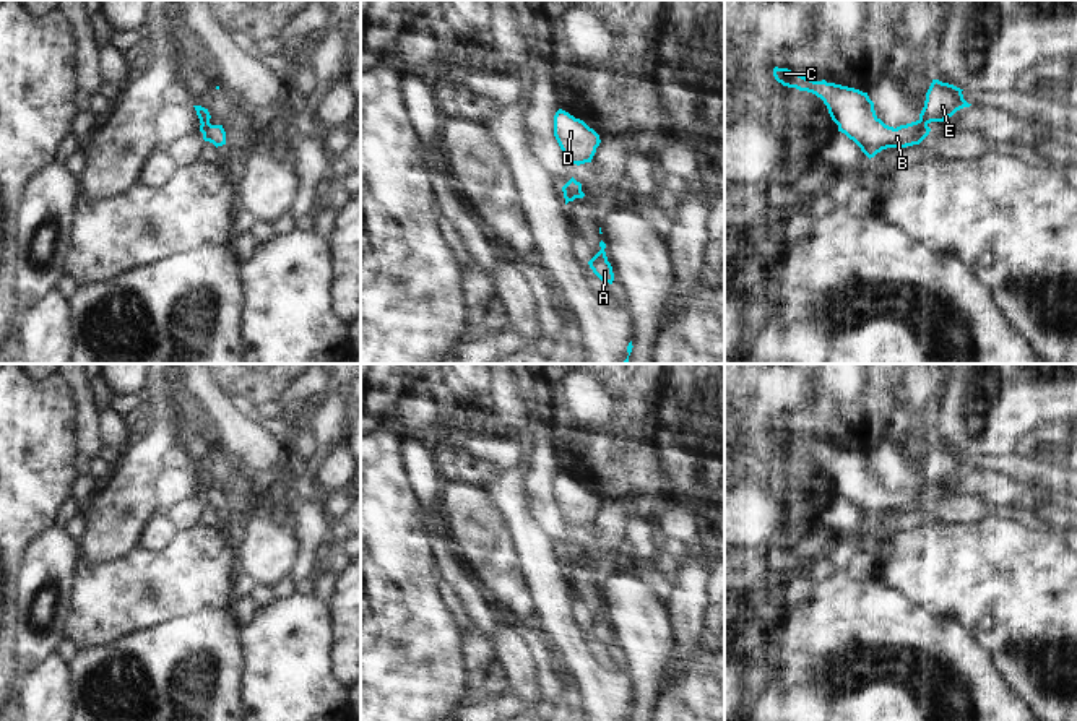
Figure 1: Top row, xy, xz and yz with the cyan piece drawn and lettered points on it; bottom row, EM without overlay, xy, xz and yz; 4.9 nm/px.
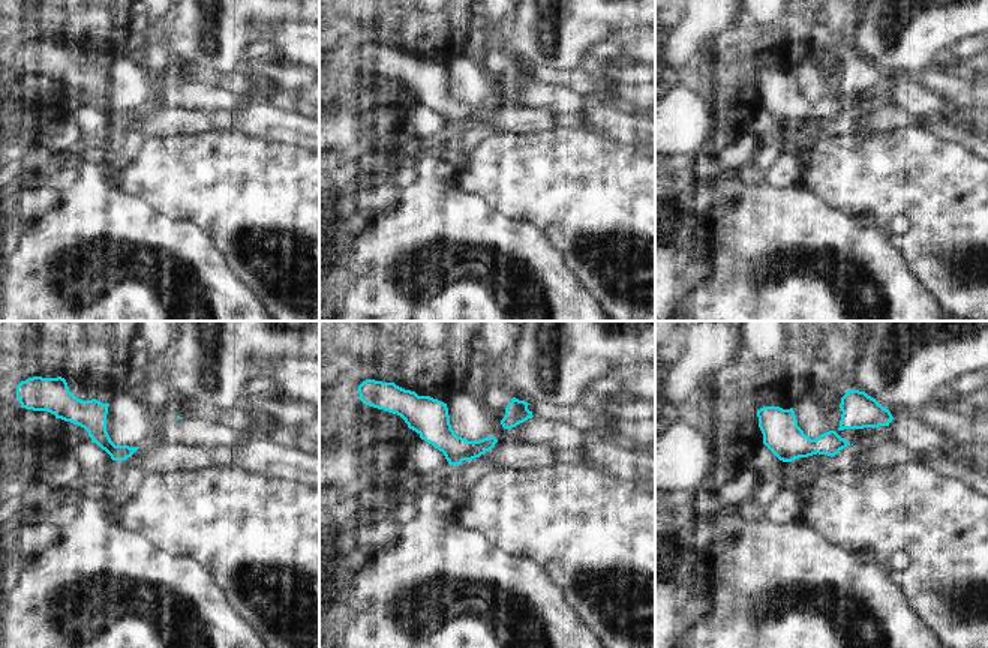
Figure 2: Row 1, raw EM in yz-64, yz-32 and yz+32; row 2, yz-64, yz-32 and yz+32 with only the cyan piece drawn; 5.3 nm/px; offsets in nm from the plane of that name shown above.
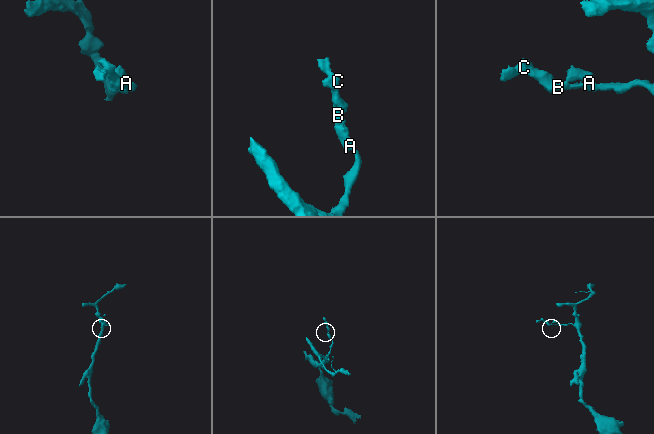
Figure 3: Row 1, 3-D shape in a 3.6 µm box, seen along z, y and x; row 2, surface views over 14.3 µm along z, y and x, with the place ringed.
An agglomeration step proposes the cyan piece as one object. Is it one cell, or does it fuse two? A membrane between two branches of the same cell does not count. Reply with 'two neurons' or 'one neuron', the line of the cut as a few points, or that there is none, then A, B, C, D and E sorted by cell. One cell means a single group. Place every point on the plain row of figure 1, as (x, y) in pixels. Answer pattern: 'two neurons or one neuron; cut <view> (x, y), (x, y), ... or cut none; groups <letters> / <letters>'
two neurons; cut yz (918, 484), (926, 489); groups A B C D / E

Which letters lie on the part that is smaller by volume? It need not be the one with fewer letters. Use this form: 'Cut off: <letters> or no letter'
Cut off: E

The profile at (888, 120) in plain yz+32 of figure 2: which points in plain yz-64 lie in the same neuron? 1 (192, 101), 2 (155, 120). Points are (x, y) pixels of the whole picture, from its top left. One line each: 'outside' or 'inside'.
1: outside
2: inside

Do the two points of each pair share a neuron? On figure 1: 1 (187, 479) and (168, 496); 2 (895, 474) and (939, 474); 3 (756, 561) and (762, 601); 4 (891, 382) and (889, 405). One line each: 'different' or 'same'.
1: same
2: same
3: same
4: same

